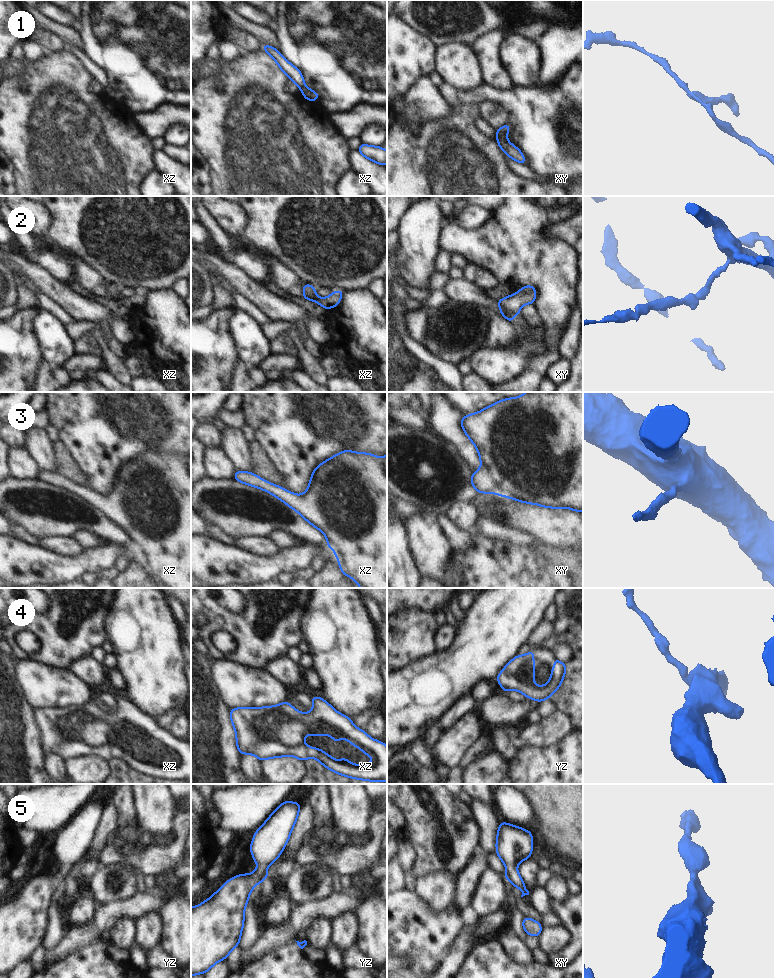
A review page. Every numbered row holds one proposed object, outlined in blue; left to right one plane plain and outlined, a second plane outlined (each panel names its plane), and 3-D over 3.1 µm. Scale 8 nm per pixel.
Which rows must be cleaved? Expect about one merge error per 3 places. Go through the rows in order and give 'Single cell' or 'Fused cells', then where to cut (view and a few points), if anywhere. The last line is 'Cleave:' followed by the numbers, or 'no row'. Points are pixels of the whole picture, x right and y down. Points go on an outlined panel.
1: Fused cells. Split along xy (505, 132), (496, 137)
2: Single cell. No split
3: Single cell. No split
4: Single cell. No split
5: Single cell. No split
Cleave: 1

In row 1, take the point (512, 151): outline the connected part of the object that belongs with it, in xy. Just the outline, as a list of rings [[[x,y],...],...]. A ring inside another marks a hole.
[[[503,133],[496,138],[499,147],[504,153],[506,153],[511,159],[515,160],[516,162],[526,165],[526,159],[523,153],[515,145],[512,145],[508,141],[506,133]]]

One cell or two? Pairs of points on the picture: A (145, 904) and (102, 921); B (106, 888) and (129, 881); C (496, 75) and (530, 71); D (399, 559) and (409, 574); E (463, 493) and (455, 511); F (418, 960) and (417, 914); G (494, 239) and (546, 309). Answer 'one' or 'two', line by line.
A: one
B: one
C: two
D: one
E: two
F: one
G: one

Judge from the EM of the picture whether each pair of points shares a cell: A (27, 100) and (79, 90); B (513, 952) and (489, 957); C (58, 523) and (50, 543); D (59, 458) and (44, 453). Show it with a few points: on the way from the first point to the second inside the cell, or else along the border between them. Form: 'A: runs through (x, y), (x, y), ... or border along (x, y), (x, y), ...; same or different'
A: runs through (40, 109), (49, 109), (63, 95), (66, 95); same
B: border along (496, 938), (502, 949), (514, 961), (527, 964); different
C: border along (71, 536), (41, 536), (38, 539); different
D: border along (52, 442), (54, 471); different

